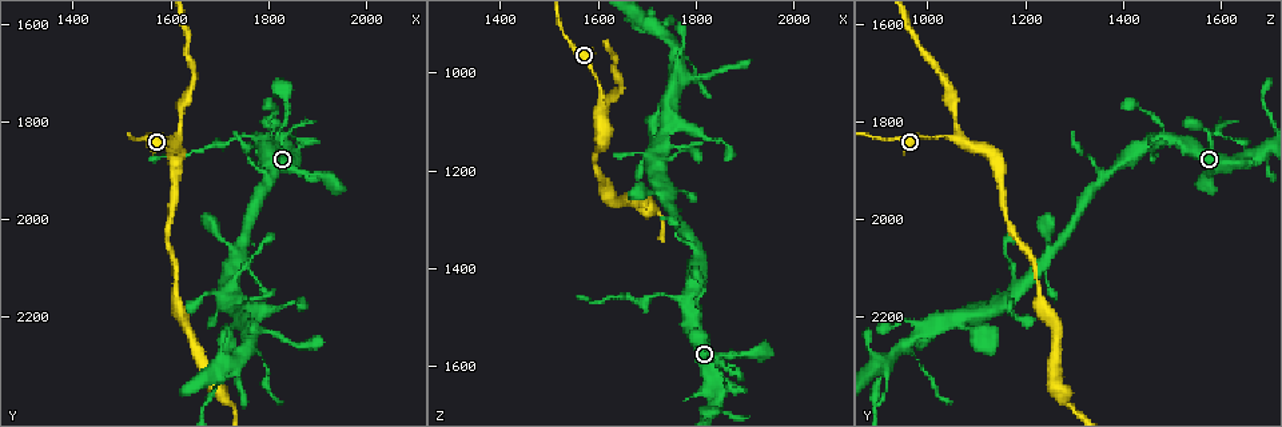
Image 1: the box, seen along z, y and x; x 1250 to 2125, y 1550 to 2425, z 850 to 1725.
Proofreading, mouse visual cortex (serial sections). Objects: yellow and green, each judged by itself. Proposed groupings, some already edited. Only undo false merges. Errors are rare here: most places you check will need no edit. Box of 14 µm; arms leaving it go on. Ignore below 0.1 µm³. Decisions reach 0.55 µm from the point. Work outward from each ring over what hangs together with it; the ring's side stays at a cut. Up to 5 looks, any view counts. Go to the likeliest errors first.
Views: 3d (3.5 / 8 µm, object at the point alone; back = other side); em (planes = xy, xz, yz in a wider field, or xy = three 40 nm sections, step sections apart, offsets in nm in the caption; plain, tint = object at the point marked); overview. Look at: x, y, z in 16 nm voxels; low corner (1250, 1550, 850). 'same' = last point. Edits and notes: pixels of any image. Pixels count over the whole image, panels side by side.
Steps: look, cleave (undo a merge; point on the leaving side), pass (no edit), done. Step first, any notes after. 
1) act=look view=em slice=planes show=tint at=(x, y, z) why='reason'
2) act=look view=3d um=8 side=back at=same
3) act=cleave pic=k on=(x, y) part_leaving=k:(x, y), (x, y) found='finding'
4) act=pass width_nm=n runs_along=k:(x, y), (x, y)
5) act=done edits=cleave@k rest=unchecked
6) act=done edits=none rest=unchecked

act=look view=3d um=3.5 at=(1785, 1840, 1470) why='a fork'

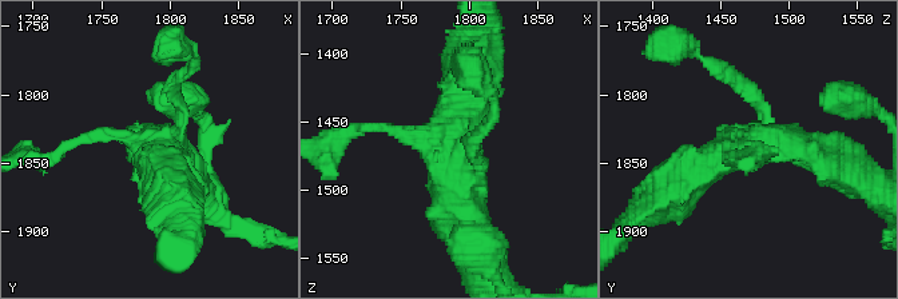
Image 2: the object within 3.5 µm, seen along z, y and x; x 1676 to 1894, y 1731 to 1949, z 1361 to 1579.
act=look view=em slice=xy step=2 show=tint at=(1790, 1840, 1468)

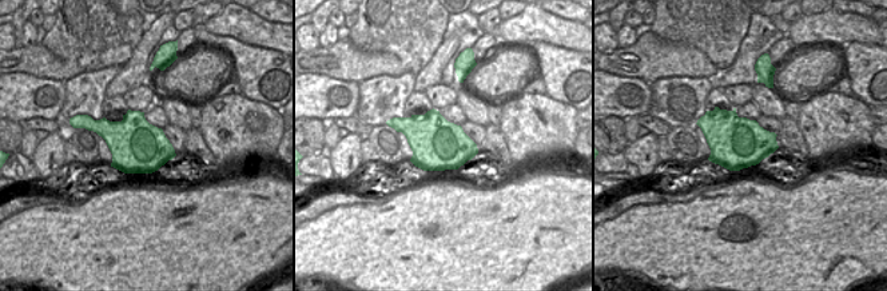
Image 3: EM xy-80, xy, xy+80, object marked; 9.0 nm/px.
act=pass runs_along=2:(822, 156), (767, 140), (671, 190) found='continuous, no second cell'

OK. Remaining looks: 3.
act=look view=3d um=3.5 side=back at=(1605, 1840, 1060) why='abrupt turn'

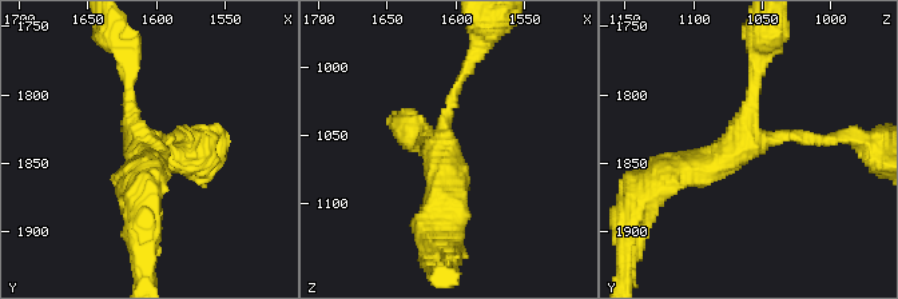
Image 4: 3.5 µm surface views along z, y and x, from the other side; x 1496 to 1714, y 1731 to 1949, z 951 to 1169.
act=look view=em slice=xy step=2 show=tint at=(1608, 1836, 1062) why='shape alone is not enough'

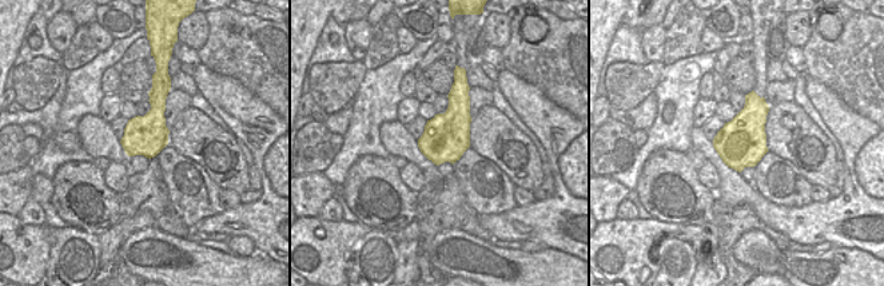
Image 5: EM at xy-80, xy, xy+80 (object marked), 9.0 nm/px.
act=pass arms=3 arm_widths_nm=150,150,400 runs_along=4:(825, 140), (753, 140), (702, 168), (660, 172) found='continuous, no second cell'

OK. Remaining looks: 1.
act=done edits=none rest=unchecked

